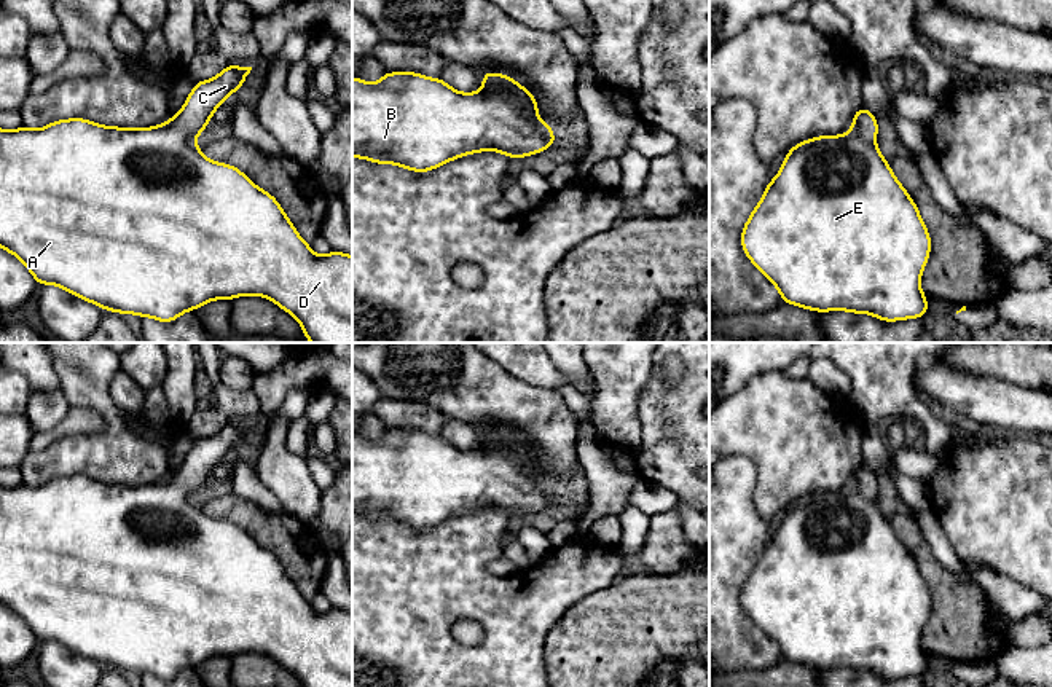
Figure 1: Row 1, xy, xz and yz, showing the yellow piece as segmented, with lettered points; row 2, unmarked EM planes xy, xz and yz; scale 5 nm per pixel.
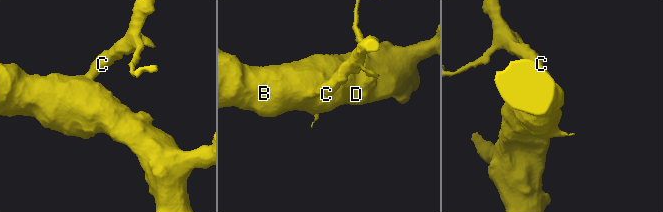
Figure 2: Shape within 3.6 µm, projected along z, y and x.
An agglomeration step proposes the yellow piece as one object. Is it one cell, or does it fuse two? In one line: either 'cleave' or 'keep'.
keep

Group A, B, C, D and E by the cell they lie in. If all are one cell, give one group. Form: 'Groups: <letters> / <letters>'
Groups: A B C D E

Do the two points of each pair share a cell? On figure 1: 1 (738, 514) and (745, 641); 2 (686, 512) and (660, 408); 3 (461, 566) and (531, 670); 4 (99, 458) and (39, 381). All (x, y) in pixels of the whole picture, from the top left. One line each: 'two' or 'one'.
1: one
2: two
3: one
4: two

